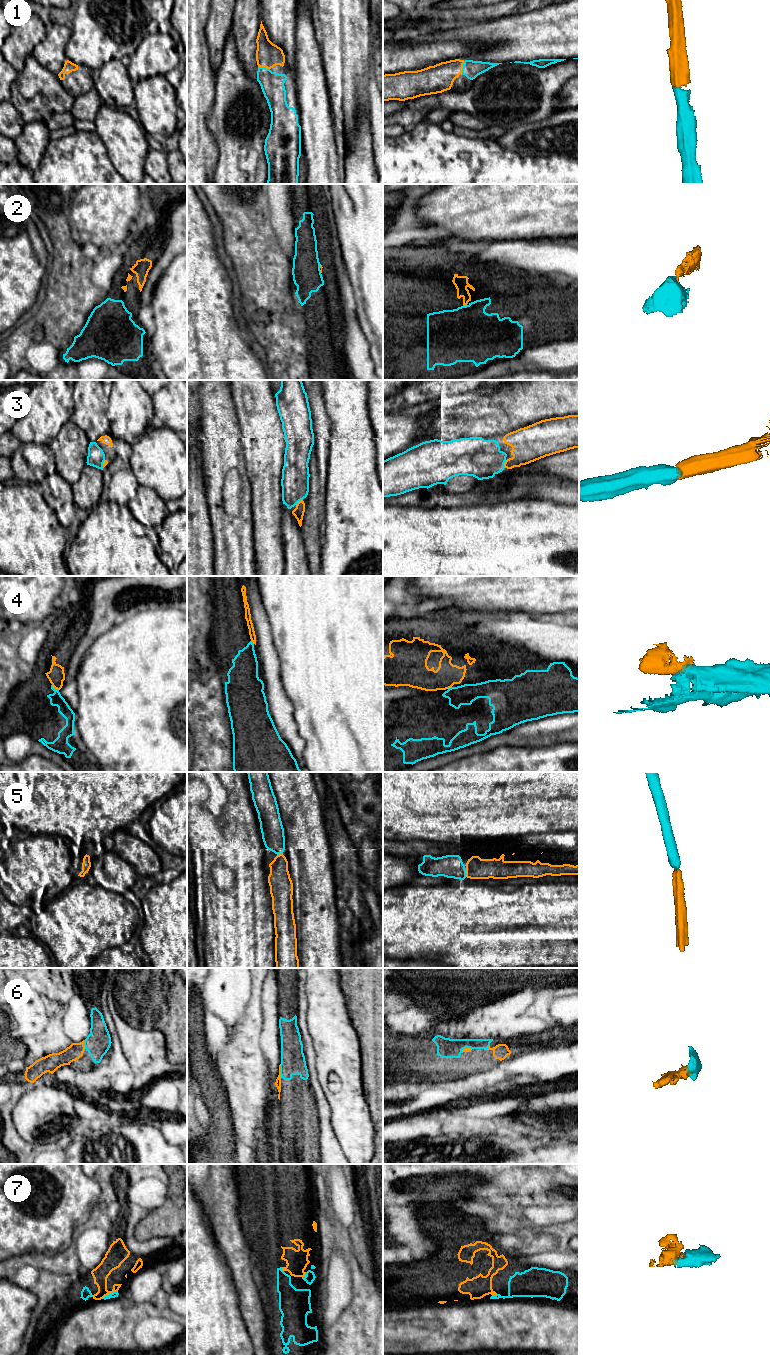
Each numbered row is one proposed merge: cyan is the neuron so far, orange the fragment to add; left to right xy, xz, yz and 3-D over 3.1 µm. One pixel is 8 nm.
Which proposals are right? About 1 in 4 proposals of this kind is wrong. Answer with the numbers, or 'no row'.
1, 3, 5, 6, 7

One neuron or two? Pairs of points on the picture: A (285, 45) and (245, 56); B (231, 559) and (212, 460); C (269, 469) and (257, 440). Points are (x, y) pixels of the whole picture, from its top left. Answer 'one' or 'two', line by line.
A: two
B: one
C: one

